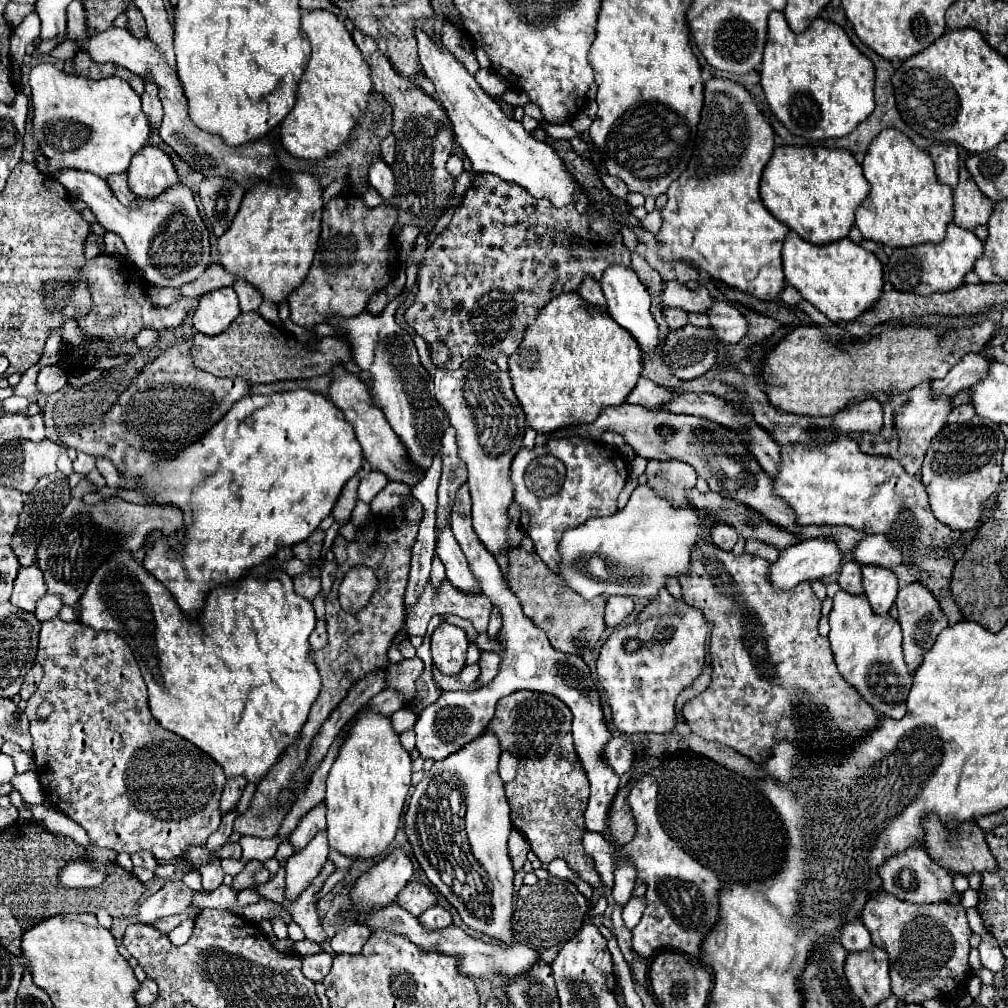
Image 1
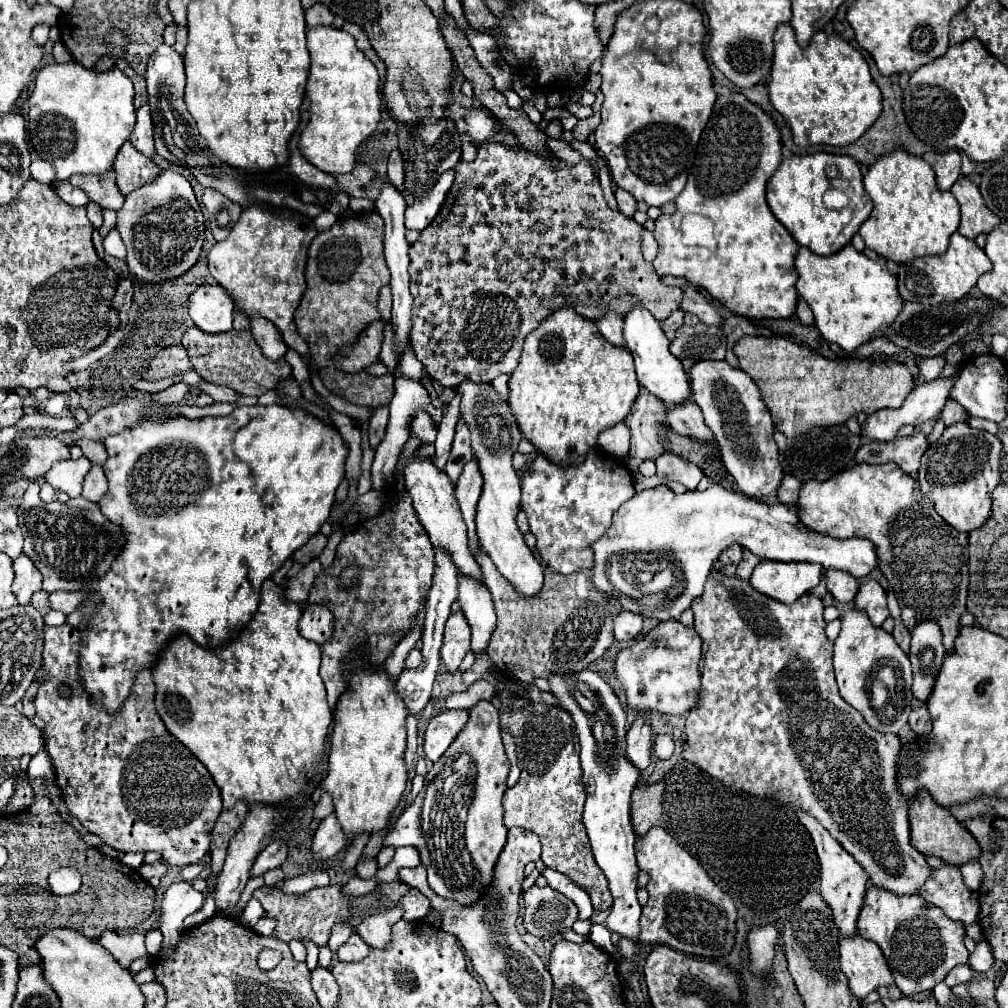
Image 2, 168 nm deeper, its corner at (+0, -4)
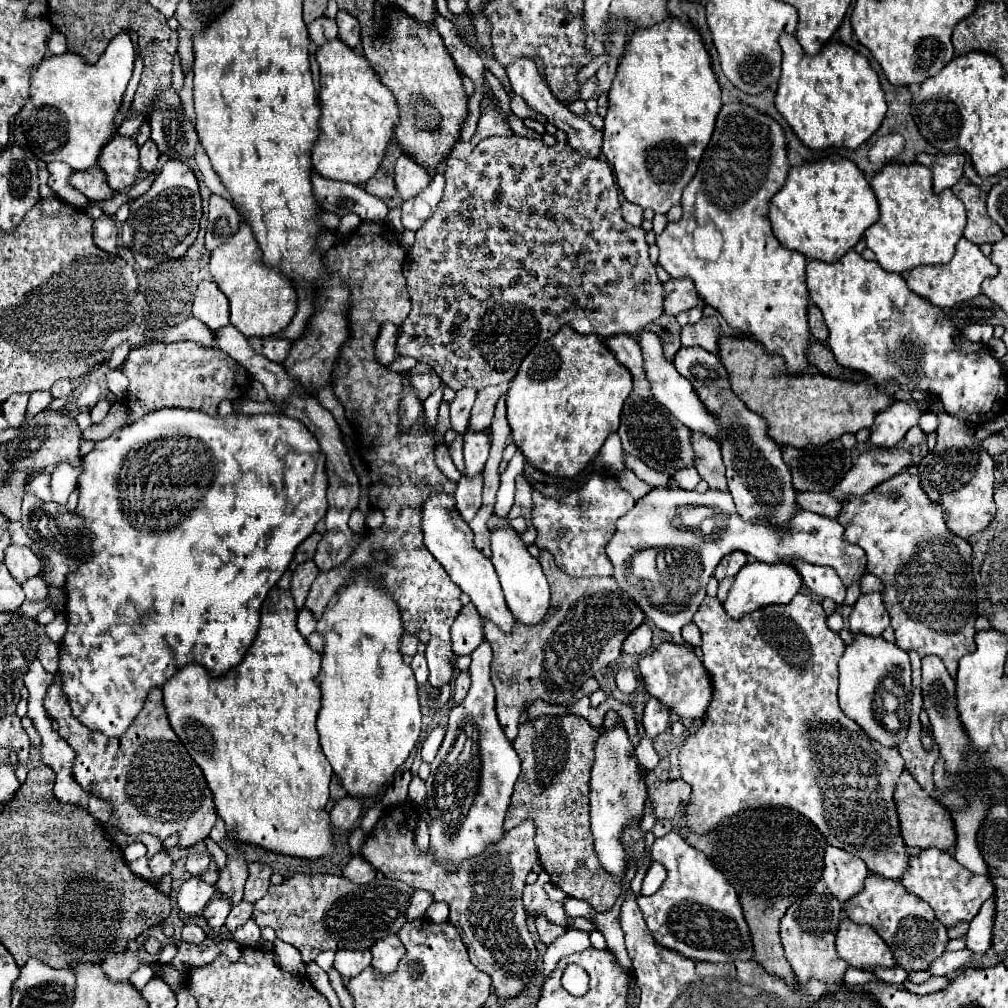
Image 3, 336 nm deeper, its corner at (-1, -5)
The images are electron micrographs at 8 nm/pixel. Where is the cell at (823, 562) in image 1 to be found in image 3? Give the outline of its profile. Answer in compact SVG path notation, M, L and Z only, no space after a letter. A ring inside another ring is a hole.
M748 562L736 576L734 584L724 600L724 610L730 618L744 618L746 614L768 606L768 604L788 604L802 588L802 578L796 576L796 570L790 564L766 564L766 562Z

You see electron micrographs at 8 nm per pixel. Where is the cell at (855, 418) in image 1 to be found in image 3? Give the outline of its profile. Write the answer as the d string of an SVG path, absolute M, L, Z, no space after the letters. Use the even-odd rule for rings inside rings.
M892 402L874 418L870 426L870 444L876 448L894 448L922 416L924 412L916 402Z

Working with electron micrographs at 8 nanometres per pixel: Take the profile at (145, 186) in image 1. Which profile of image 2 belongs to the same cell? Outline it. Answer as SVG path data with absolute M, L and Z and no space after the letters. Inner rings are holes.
M129 141L119 151L119 157L115 159L117 173L117 187L123 195L129 195L137 187L143 187L157 179L157 175L163 171L153 159L139 153Z

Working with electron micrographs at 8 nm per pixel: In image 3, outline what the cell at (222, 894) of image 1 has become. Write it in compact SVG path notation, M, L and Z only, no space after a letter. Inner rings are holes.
M308 964L306 966L306 978L310 978L310 982L314 984L314 988L316 990L320 990L328 1000L332 1000L332 998L338 998L336 996L336 992L332 990L332 986L330 986L330 980L328 980L328 974L318 966L318 964Z

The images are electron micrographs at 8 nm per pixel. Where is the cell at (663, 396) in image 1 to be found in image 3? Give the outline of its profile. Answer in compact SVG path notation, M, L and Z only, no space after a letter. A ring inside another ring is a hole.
M692 434L692 444L696 450L696 468L710 488L728 490L720 448L714 440L702 438L702 436L704 434Z

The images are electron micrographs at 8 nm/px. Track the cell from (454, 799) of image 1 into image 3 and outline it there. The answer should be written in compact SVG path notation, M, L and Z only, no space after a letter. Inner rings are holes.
M484 640L474 652L472 652L472 664L470 664L470 676L472 686L468 696L462 704L454 706L448 716L448 728L446 736L442 740L442 746L434 758L430 778L426 780L428 786L428 812L432 816L430 824L430 848L434 850L436 858L442 862L448 862L450 866L458 866L468 856L478 856L484 852L486 846L490 846L494 840L500 840L504 836L504 814L510 806L512 788L520 774L520 758L516 750L512 748L512 742L504 736L502 726L496 718L494 708L494 686L490 682L490 662L492 662L492 648Z

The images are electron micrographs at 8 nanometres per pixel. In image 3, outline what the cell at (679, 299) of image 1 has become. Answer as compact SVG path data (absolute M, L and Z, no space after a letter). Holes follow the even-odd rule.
M492 136L492 138L484 138L468 158L464 160L448 158L444 168L444 178L446 178L446 186L438 210L434 212L432 218L428 218L428 222L420 230L416 230L416 242L408 250L408 256L404 260L404 276L408 280L412 310L400 326L398 350L400 356L412 356L418 362L428 364L440 376L440 380L452 390L460 390L466 386L482 390L484 386L490 384L510 382L516 376L516 370L526 358L526 354L538 342L554 336L562 326L570 326L580 334L610 338L616 334L634 334L638 328L662 316L664 292L656 276L654 264L650 262L648 256L648 244L644 240L646 232L642 228L634 228L628 226L628 222L624 222L620 214L618 188L612 170L604 160L576 154L576 150L572 150L568 142L556 142L554 146L546 146L542 140L530 140L522 136L508 136L508 138Z

